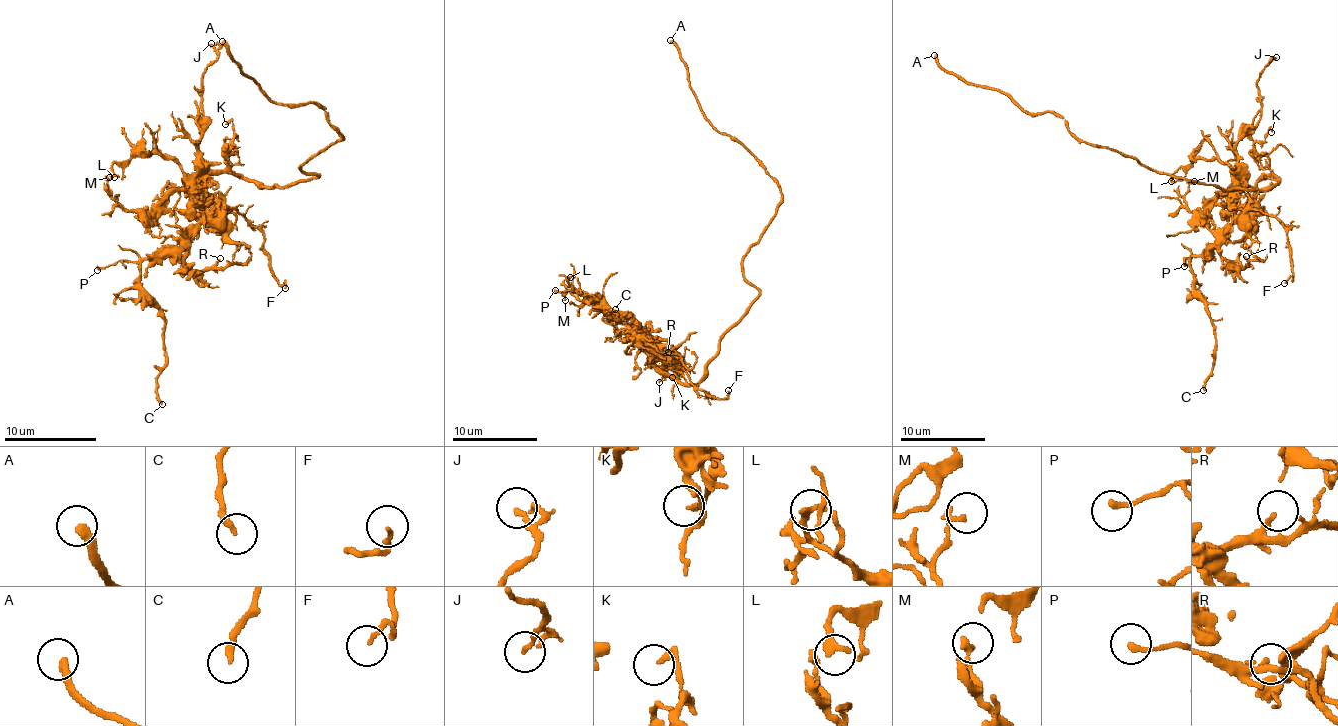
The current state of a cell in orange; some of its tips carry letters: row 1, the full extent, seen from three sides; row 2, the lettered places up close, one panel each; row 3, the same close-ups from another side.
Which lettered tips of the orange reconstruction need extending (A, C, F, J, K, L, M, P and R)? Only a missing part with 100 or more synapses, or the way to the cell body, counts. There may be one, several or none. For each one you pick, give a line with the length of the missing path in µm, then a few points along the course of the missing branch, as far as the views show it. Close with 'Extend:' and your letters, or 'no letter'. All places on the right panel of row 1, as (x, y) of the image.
A: about 50 µm are missing
Extend: A

